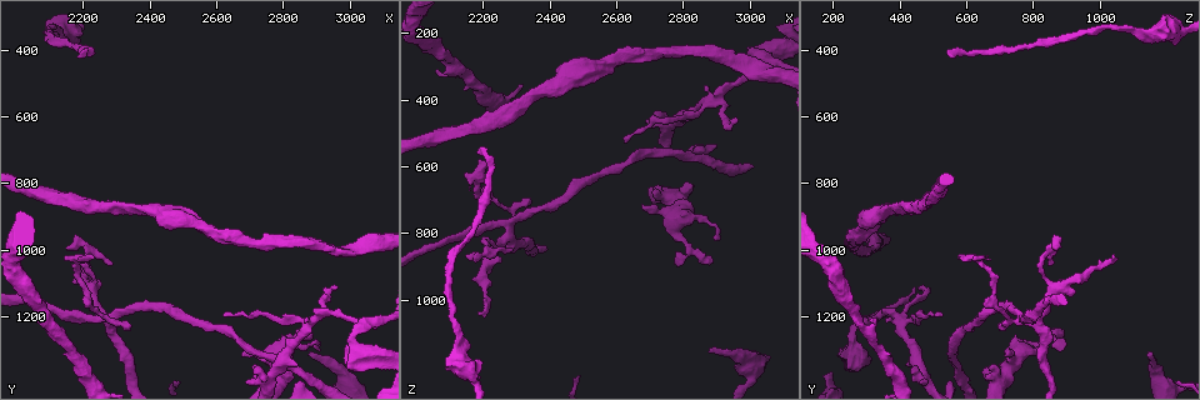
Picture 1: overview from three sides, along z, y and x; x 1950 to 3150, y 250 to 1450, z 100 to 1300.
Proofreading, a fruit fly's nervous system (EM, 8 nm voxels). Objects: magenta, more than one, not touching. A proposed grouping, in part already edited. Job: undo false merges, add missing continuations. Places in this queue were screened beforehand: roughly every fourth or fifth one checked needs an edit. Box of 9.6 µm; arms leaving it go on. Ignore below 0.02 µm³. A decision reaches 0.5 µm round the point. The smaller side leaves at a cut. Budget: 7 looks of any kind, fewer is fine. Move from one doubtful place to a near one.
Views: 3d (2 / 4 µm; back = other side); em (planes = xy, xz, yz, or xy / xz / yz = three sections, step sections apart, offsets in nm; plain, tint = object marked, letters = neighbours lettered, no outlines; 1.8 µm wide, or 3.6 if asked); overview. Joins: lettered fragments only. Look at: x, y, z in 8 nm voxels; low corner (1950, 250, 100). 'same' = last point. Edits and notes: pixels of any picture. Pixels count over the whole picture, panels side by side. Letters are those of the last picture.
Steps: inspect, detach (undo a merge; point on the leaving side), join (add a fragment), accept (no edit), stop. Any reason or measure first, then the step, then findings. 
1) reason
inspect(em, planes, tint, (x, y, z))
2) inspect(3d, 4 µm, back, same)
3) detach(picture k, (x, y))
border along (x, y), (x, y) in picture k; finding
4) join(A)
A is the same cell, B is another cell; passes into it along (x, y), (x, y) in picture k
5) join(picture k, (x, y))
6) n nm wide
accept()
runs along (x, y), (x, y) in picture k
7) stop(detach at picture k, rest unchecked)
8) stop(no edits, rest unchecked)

inspect(em, planes, letters, (2880, 1310, 1150))

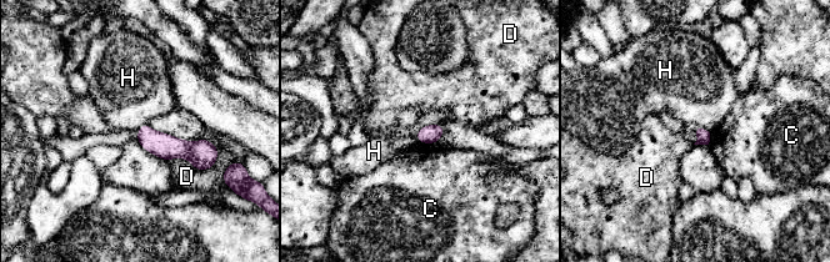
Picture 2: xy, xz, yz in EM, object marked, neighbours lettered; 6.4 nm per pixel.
accept()
C, D and H are other cells; border along (694, 125), (703, 126), (710, 132) in picture 2; no lettered fragment goes on from it

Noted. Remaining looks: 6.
an open end
inspect(em, planes, letters, (2950, 1120, 460))

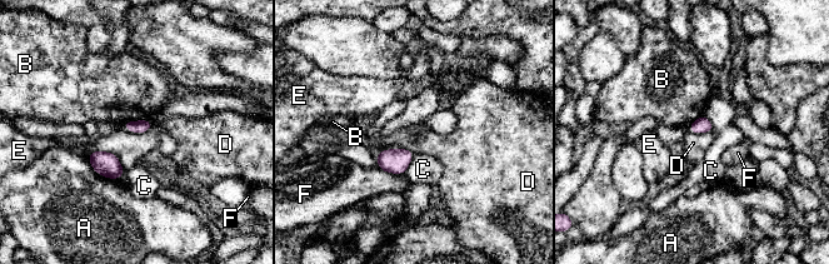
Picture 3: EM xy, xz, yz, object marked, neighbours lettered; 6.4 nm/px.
D touches over 260 nm
accept()
A, B, C, D, E and F are other cells; border along (89, 152), (111, 152), (124, 170) in picture 3; none of them fits

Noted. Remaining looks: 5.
sharp bend
inspect(em, 3.6 µm, xy, step 8, letters, (2270, 1200, 770))

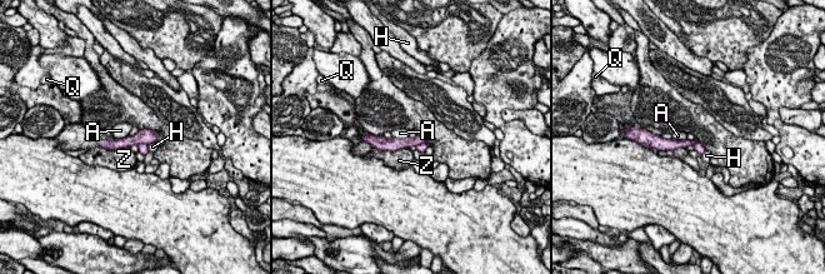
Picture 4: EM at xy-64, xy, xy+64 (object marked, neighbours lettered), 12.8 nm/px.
detach(picture 4, (144, 135))
A, H, Q and Z are other cells; the part that leaves runs along (154, 135), (118, 144), (101, 143) in picture 4; a second neuron is stuck on

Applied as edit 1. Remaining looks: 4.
stop(detach at picture 4, rest unchecked)

